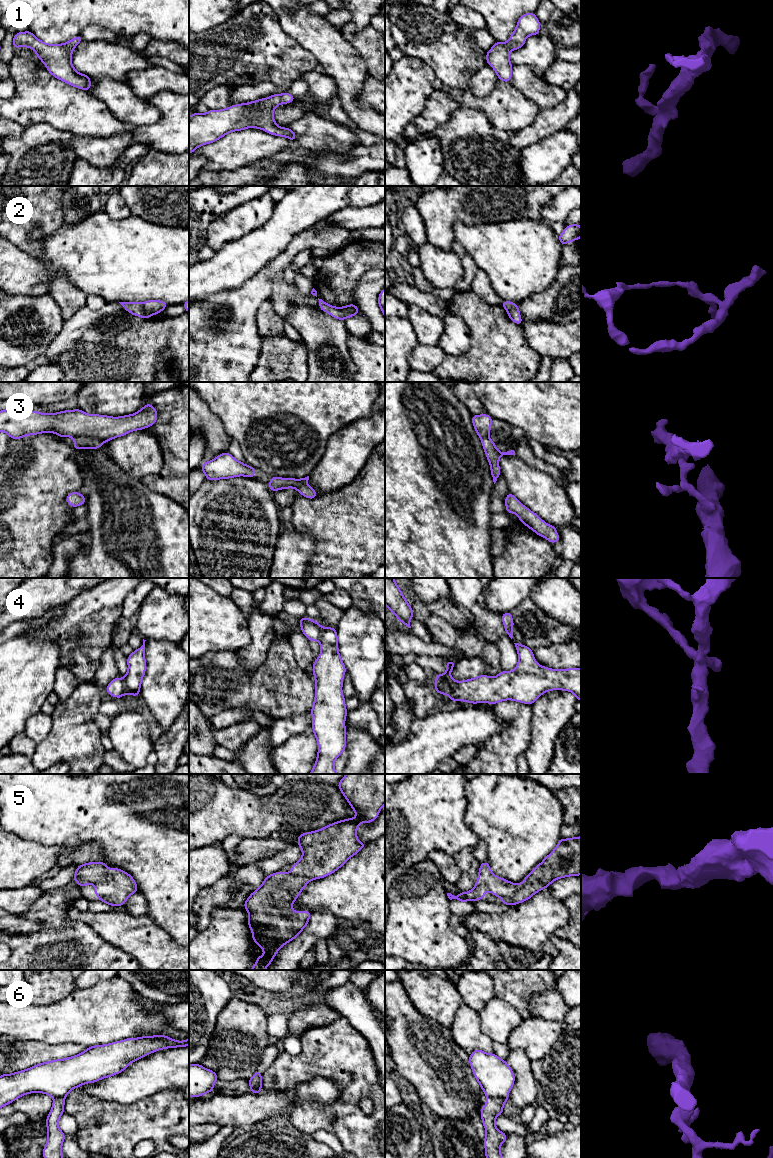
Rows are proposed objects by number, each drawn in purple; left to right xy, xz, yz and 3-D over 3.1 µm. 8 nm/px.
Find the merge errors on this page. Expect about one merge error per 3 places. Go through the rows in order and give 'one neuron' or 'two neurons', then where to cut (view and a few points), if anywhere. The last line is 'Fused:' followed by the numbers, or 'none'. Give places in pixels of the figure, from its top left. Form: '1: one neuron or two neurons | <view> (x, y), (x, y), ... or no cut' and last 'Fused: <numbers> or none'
1: one neuron | no cut
2: two neurons | xy (142, 303), (145, 310), (151, 315)
3: two neurons | xy (74, 437), (97, 437), (105, 441)
4: two neurons | xy (123, 679), (126, 693)
5: one neuron | no cut
6: two neurons | yz (487, 1095), (501, 1097), (506, 1101)
Fused: 2, 3, 4, 6

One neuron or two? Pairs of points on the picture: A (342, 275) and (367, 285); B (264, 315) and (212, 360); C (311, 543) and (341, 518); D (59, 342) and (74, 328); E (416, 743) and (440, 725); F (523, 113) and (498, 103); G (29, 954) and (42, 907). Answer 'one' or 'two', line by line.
A: two
B: two
C: two
D: one
E: one
F: one
G: one

